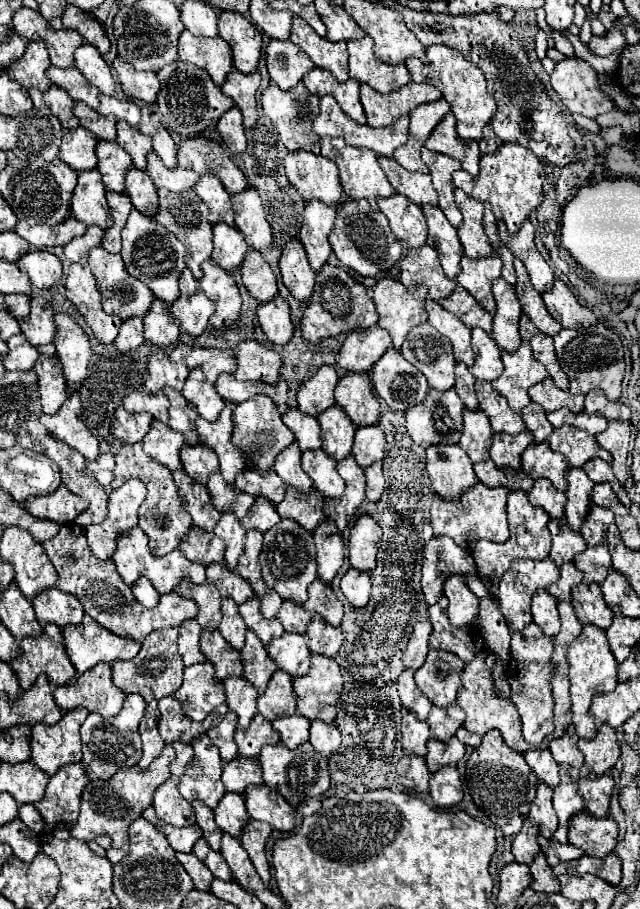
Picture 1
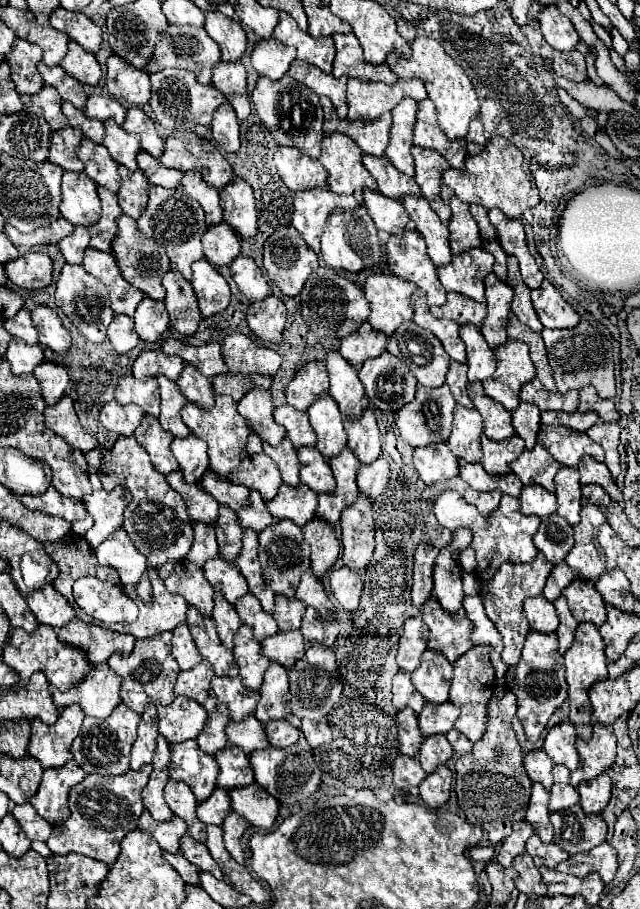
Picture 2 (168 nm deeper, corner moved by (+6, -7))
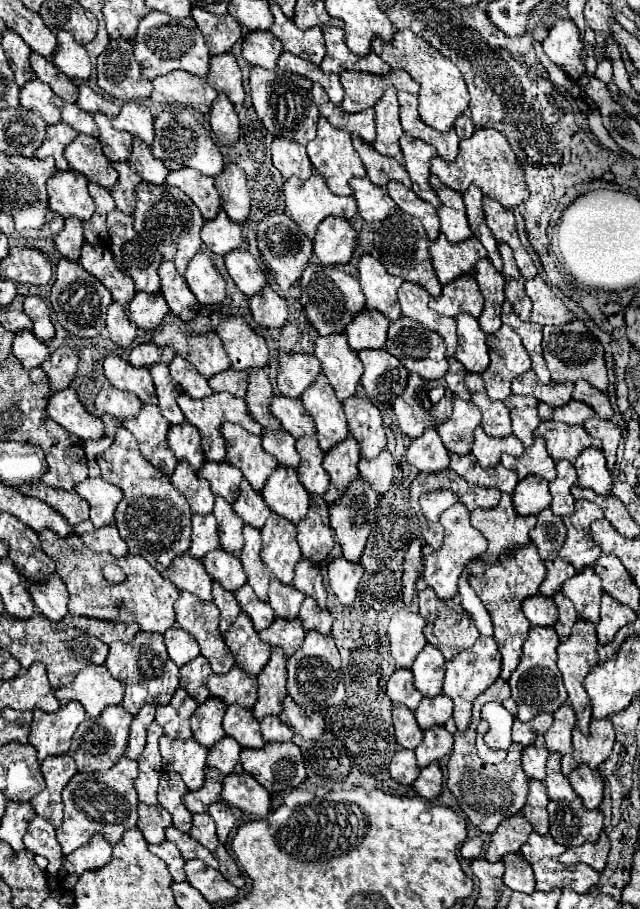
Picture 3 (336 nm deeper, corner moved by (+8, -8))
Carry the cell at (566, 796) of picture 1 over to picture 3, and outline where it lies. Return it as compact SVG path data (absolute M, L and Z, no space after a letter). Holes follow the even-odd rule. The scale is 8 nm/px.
M550 753L547 762L547 775L544 784L548 790L550 800L574 800L576 792L572 790L568 778L564 776L561 770L560 754Z

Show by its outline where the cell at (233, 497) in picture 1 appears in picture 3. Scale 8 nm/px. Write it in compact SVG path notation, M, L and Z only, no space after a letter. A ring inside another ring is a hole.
M204 462L204 466L198 470L198 476L208 480L212 486L214 496L222 496L230 504L236 500L240 494L240 482L242 482L242 472L236 466L226 464L212 464Z

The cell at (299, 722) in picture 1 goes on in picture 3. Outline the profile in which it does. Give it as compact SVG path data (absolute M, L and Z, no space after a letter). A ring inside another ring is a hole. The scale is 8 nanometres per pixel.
M266 716L260 722L260 730L266 742L290 742L294 736L292 728L280 716Z

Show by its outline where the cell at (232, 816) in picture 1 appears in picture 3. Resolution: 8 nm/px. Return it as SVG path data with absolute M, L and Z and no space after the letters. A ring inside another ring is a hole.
M206 780L204 788L200 788L196 792L186 792L184 794L184 804L194 814L206 814L208 806L214 804L216 800L220 800L220 792L222 792L222 784L220 782Z

